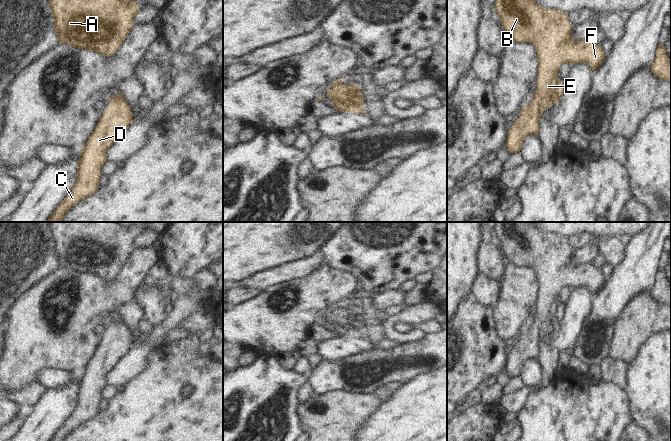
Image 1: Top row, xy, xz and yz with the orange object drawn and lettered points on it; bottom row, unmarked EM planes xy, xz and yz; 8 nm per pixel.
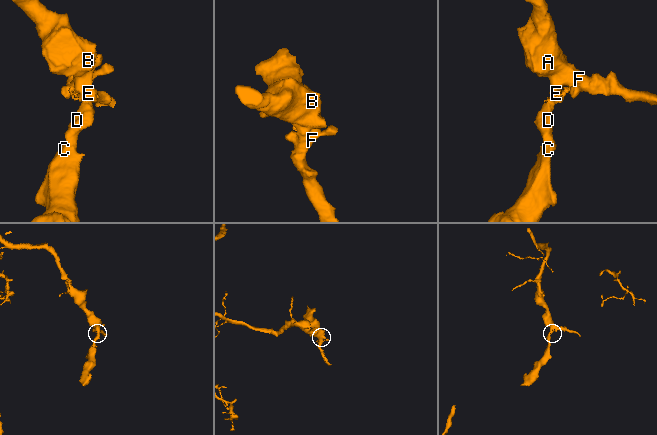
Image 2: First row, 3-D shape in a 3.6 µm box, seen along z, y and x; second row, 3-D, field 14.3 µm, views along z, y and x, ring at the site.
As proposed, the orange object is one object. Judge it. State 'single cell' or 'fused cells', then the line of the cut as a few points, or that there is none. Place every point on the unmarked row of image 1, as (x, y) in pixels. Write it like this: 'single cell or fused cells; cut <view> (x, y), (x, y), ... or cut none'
single cell; cut none

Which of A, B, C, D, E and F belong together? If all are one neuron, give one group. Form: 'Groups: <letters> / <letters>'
Groups: A B C D E F.

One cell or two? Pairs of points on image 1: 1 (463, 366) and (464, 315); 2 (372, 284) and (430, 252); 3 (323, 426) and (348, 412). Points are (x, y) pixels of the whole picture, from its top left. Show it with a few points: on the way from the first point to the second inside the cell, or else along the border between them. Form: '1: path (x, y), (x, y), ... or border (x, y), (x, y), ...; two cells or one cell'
1: path (463, 353), (464, 328); one cell
2: path (386, 270), (404, 252), (416, 252); one cell
3: path (329, 421), (342, 414); one cell

